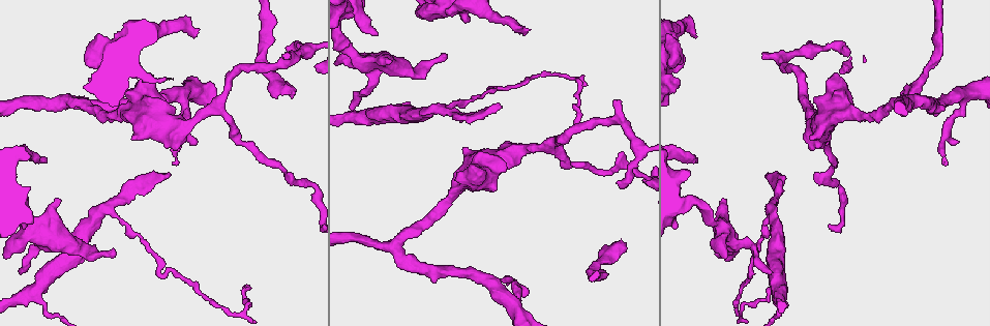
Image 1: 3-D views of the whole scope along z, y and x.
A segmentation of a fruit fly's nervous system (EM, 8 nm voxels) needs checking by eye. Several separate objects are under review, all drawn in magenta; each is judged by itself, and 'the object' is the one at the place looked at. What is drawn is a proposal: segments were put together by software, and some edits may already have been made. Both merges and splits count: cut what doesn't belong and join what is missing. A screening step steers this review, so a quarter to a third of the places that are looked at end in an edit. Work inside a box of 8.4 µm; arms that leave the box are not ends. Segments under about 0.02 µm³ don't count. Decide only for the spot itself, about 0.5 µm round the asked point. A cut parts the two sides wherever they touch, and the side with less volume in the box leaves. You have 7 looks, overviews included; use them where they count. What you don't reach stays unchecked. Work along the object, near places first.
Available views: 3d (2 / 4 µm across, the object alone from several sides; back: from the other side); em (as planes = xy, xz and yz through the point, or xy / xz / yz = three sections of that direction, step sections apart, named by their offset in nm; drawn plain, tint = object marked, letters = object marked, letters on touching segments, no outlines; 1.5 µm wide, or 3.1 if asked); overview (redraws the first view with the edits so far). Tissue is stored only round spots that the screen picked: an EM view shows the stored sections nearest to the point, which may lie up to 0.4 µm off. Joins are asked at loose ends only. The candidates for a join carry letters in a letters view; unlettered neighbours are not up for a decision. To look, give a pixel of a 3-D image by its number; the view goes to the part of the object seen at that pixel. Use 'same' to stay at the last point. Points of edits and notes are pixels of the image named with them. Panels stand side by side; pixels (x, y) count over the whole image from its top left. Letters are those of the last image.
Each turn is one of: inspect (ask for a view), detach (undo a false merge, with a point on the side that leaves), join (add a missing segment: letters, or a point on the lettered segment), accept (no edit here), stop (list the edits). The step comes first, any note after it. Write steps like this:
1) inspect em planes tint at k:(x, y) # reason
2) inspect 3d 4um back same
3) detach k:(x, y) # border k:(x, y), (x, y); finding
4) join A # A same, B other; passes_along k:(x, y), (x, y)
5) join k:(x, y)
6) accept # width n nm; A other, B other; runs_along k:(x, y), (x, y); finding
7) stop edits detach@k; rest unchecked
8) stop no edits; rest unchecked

inspect 3d 2um at 1:(189, 139) # thin end

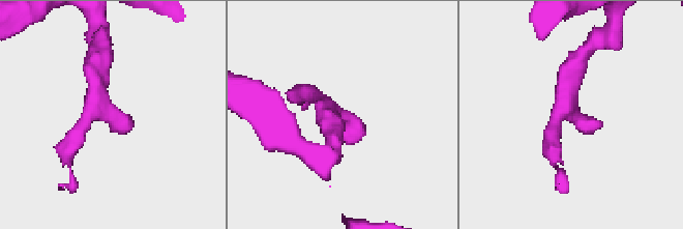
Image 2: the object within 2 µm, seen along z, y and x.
inspect em planes letters at 2:(116, 118)

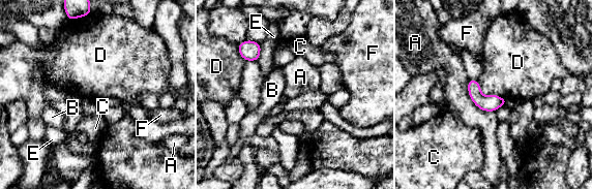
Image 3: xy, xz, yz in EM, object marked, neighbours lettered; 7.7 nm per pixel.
accept # A other, B other, C other, D other, E other, F other; border 3:(477, 81), (483, 94), (506, 100); none of them fits

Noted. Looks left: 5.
inspect 3d 4um at 1:(725, 200) # free end

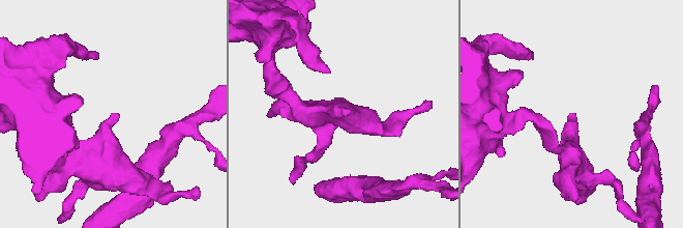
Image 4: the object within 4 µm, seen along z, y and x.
inspect em yz step 8 letters at 4:(117, 115) # need the tissue

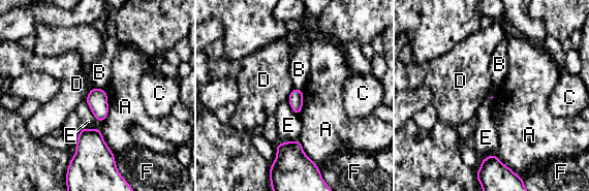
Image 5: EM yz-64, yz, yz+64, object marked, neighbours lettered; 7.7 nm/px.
accept # longest_contact A 260 nm; A other, B other, C other, D other, E other, F other; border 5:(93, 87), (84, 99); no lettered segment goes on from it

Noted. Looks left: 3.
inspect 3d 4um at 1:(766, 175) # branch stops here

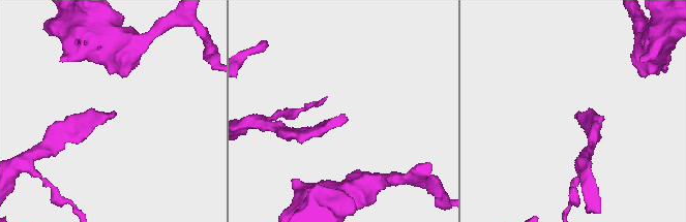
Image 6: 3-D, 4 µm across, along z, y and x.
inspect em planes letters at 6:(578, 113) # now the EM

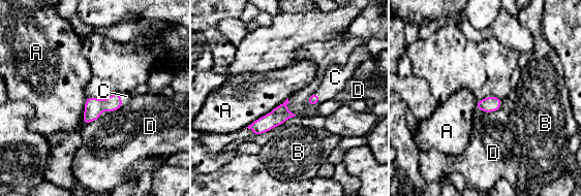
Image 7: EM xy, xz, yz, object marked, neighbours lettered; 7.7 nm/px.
join C # longest_contact A 420 nm; A other, B other, C same, D other; passes_along 7:(93, 106), (121, 99), (126, 96); it goes on there

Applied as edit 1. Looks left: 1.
stop edits join@7; rest unchecked

